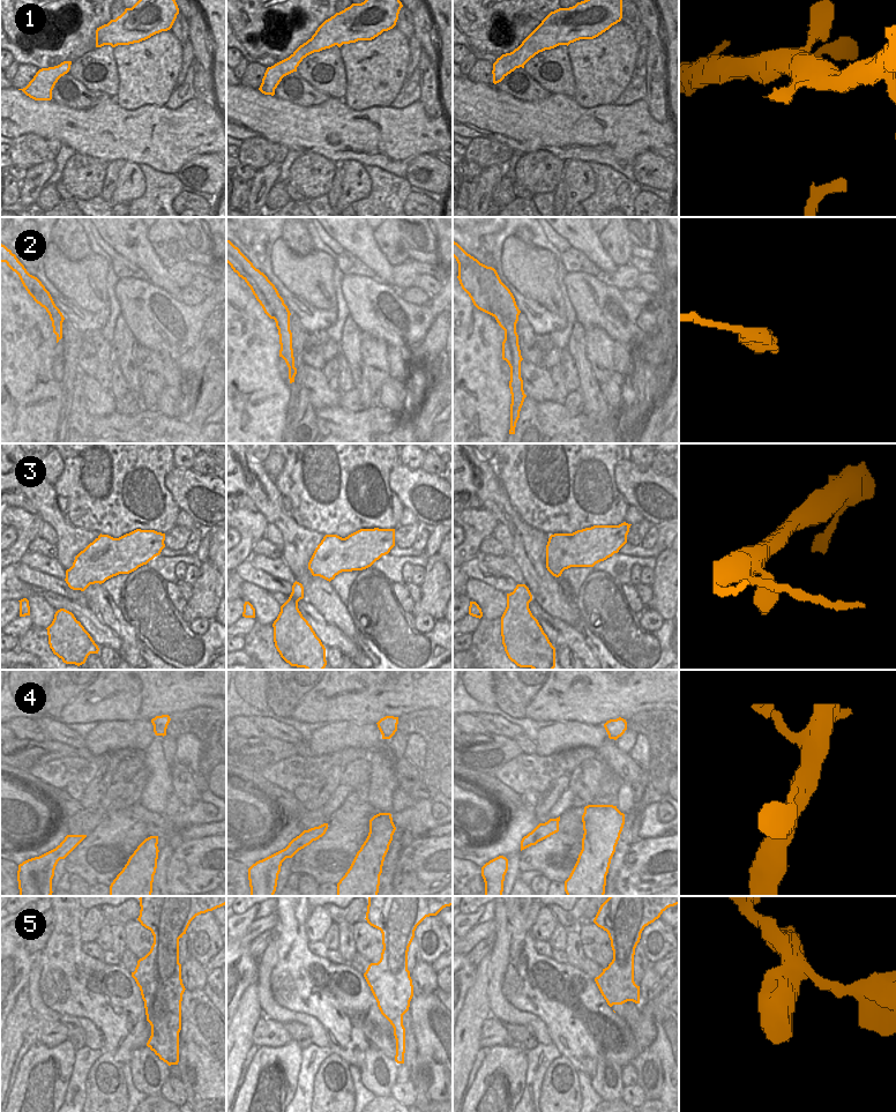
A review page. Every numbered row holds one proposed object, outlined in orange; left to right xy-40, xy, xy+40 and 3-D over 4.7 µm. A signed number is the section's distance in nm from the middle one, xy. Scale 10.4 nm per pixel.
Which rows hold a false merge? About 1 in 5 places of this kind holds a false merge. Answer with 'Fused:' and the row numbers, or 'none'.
Fused: none

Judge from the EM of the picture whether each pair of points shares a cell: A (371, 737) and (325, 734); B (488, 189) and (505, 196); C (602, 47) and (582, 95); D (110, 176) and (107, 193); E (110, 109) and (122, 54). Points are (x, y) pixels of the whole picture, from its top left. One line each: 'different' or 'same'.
A: same
B: different
C: same
D: same
E: different

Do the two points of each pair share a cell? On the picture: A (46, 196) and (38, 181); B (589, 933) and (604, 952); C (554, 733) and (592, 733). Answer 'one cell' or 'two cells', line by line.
A: two cells
B: one cell
C: one cell

